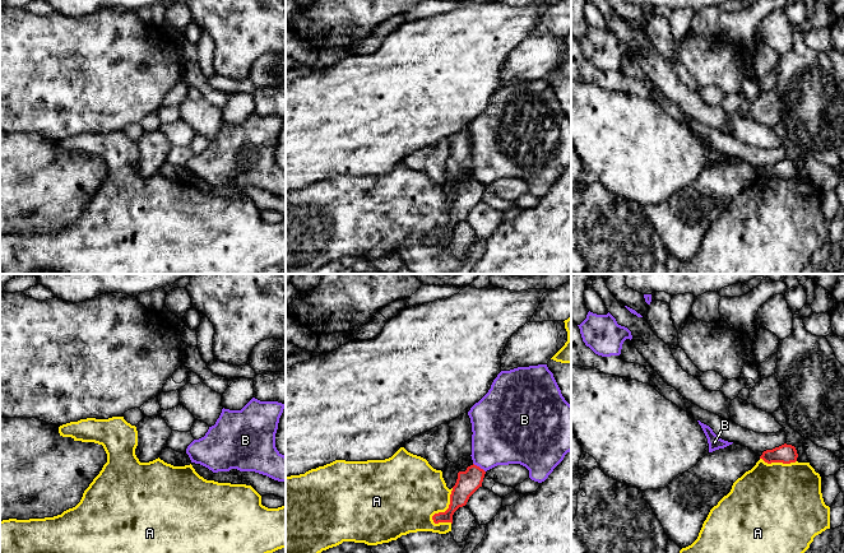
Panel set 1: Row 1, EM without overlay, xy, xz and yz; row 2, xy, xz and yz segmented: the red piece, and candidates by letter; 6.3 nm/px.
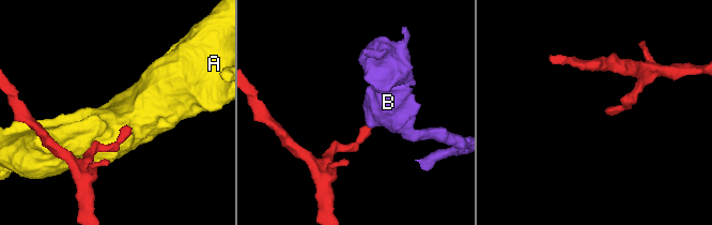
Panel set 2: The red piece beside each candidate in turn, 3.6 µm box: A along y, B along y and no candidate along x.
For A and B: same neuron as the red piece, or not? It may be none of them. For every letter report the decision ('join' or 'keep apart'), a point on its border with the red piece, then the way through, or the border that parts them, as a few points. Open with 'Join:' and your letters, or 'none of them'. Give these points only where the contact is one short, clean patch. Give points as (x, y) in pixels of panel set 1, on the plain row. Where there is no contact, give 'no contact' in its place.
Join: none of them
A: keep apart | xz (446, 224)
B: keep apart | xz (478, 181) | along xz (473, 177), (485, 186)

